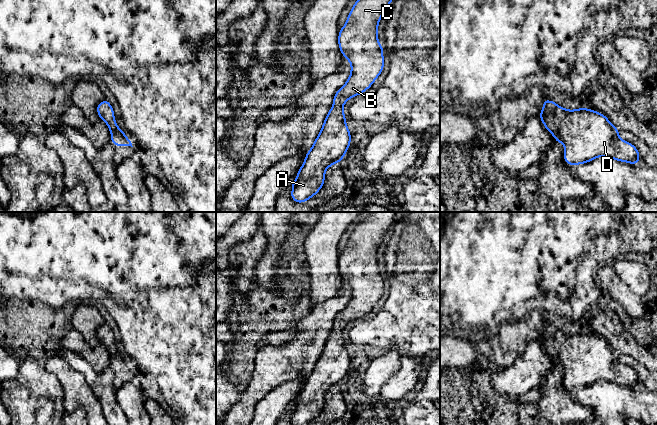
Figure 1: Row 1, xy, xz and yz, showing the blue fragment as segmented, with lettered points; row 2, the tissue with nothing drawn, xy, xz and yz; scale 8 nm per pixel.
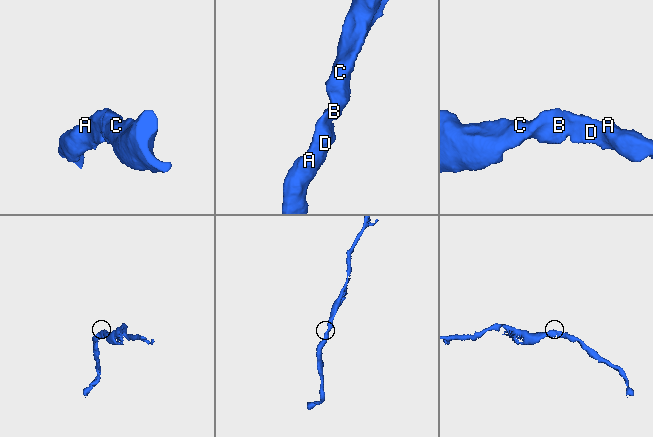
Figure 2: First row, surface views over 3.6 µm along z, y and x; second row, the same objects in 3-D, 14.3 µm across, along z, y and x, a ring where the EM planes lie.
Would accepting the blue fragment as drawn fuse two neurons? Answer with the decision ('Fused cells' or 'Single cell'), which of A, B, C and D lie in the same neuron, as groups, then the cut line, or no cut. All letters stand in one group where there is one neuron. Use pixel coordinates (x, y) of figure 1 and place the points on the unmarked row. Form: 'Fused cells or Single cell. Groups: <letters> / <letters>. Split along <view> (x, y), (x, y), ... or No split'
Single cell. Groups: A B C D. No split

